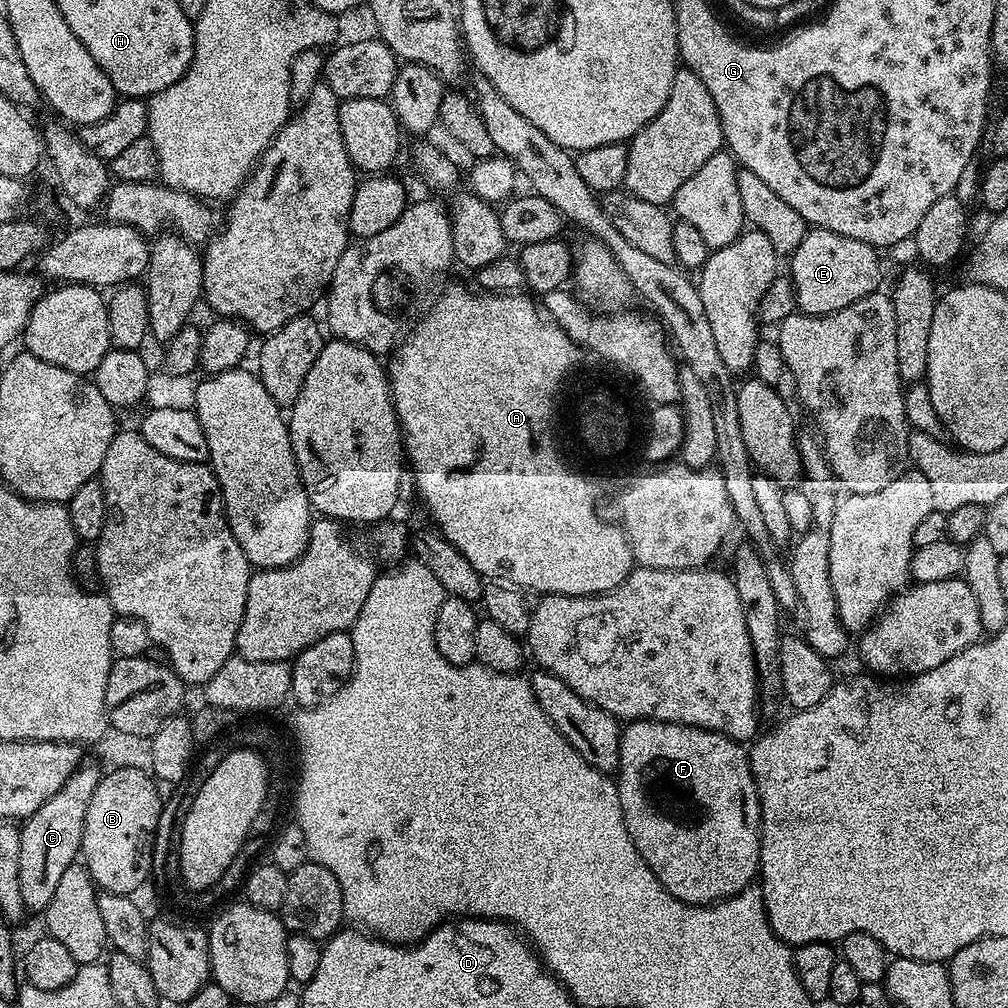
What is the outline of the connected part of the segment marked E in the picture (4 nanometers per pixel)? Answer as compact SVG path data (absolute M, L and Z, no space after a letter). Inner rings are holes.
M809 227L790 255L790 279L796 291L796 307L808 316L829 316L877 291L881 253L858 238L846 238L834 230Z

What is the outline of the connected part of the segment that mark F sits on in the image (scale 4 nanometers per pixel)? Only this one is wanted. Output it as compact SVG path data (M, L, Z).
M633 720L625 723L620 733L620 766L615 773L614 783L626 830L638 854L642 854L646 866L654 870L658 882L662 882L662 886L671 896L678 898L683 904L716 904L719 900L729 900L731 896L737 896L757 879L760 871L760 799L755 778L752 776L749 753L743 743L737 743L720 732L698 726L656 720Z

